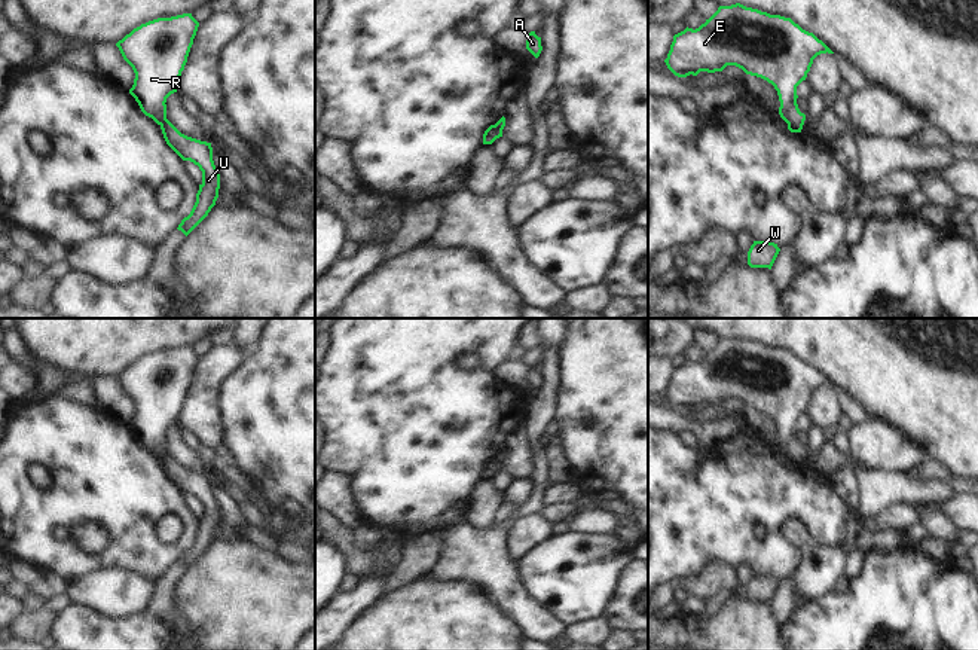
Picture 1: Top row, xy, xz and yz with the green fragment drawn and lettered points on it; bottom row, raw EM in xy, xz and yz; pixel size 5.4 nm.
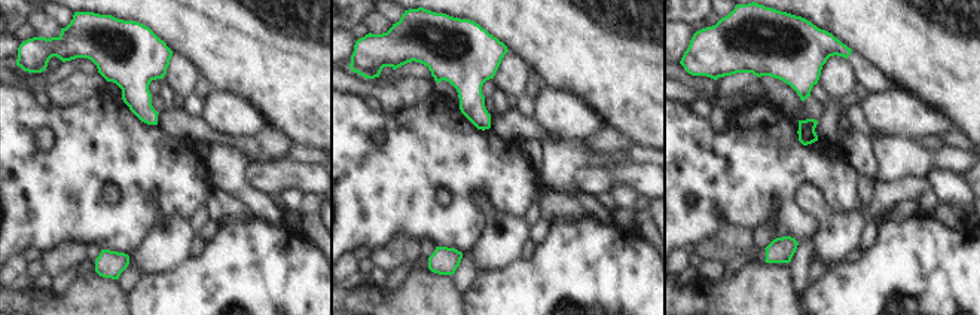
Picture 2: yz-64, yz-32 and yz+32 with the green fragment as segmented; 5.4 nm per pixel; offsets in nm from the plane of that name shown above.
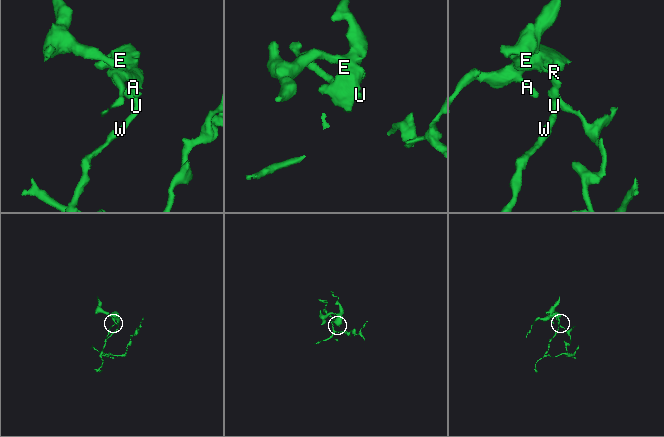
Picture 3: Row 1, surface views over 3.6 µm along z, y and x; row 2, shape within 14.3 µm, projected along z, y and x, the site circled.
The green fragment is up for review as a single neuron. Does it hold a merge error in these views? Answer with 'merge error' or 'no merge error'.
merge error

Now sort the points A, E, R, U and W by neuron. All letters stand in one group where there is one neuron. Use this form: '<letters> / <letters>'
A E R / U W

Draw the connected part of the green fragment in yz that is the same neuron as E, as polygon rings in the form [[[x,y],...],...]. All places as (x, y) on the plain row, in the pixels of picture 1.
[[[736,336],[719,339],[699,361],[675,367],[664,396],[678,411],[736,399],[767,414],[777,424],[780,451],[801,466],[806,448],[797,437],[797,419],[806,414],[813,393],[826,385],[834,387],[791,351]]]

